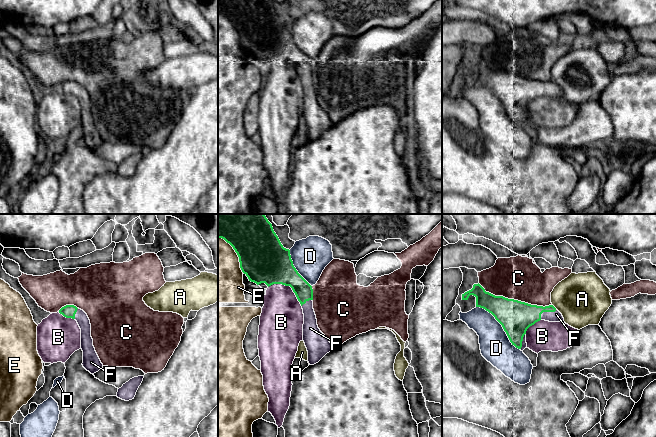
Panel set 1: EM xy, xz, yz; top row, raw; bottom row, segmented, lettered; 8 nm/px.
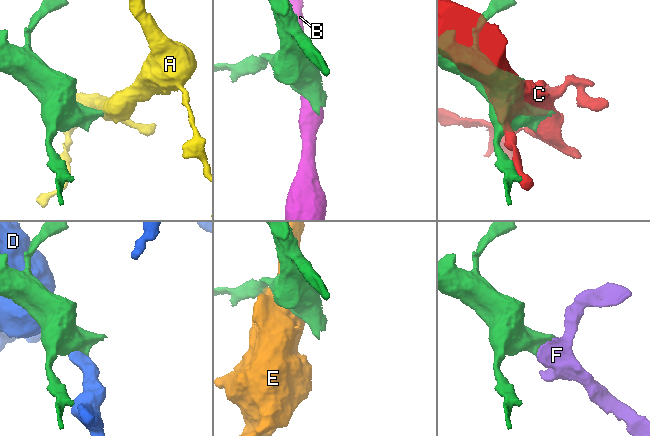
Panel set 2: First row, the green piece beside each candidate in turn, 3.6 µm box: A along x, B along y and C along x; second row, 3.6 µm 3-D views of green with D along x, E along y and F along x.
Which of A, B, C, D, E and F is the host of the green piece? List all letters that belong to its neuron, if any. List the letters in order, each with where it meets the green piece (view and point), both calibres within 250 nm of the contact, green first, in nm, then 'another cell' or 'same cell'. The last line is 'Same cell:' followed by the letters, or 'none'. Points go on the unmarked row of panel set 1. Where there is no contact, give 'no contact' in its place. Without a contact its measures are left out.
A: yz (553, 82) | 200/420 nm | another cell
B: xz (289, 61) | 340/340 nm | another cell
C: yz (515, 76) | 260/340 nm | another cell
D: yz (501, 100) | 260/240 nm | another cell
E: xz (236, 28) | 380/380 nm | another cell
F: yz (546, 87) | 260/90 nm | same cell
Same cell: F

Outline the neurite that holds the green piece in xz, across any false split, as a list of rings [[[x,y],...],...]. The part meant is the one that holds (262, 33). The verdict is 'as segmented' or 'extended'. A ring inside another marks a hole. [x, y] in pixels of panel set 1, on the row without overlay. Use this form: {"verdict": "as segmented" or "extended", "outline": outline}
{"verdict": "extended", "outline": [[[218,0],[218,14],[229,19],[239,33],[249,57],[290,62],[303,90],[303,117],[310,141],[318,139],[333,123],[317,101],[312,62],[293,41],[290,26],[283,23],[272,0]]]}

